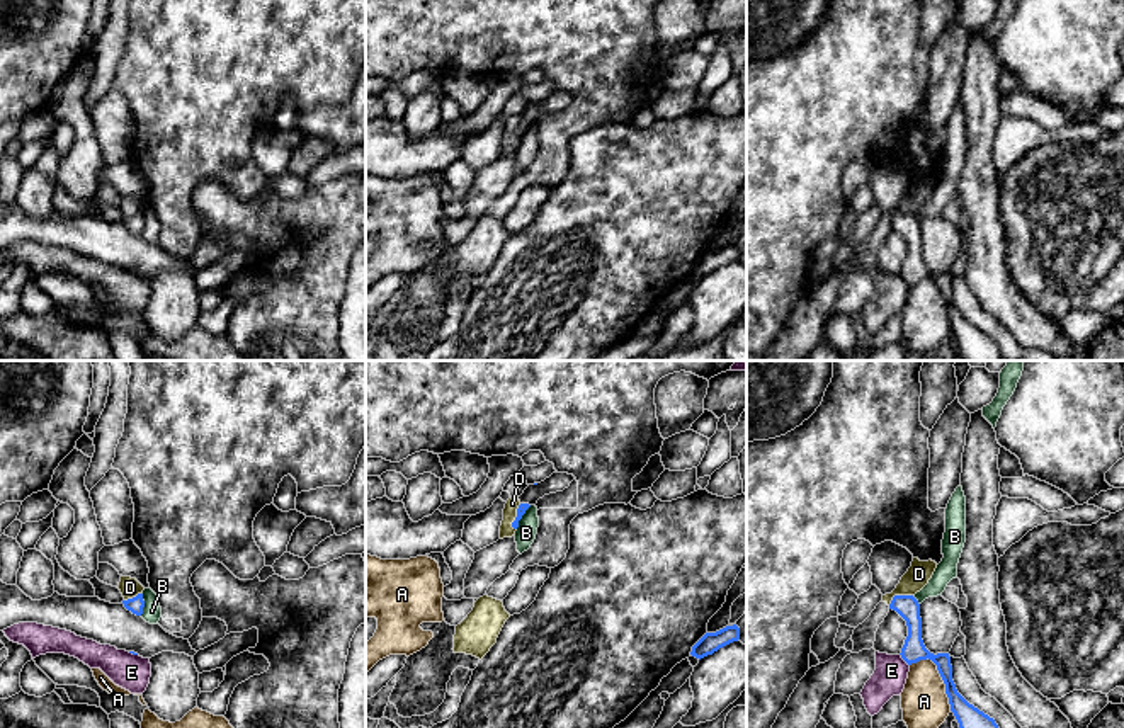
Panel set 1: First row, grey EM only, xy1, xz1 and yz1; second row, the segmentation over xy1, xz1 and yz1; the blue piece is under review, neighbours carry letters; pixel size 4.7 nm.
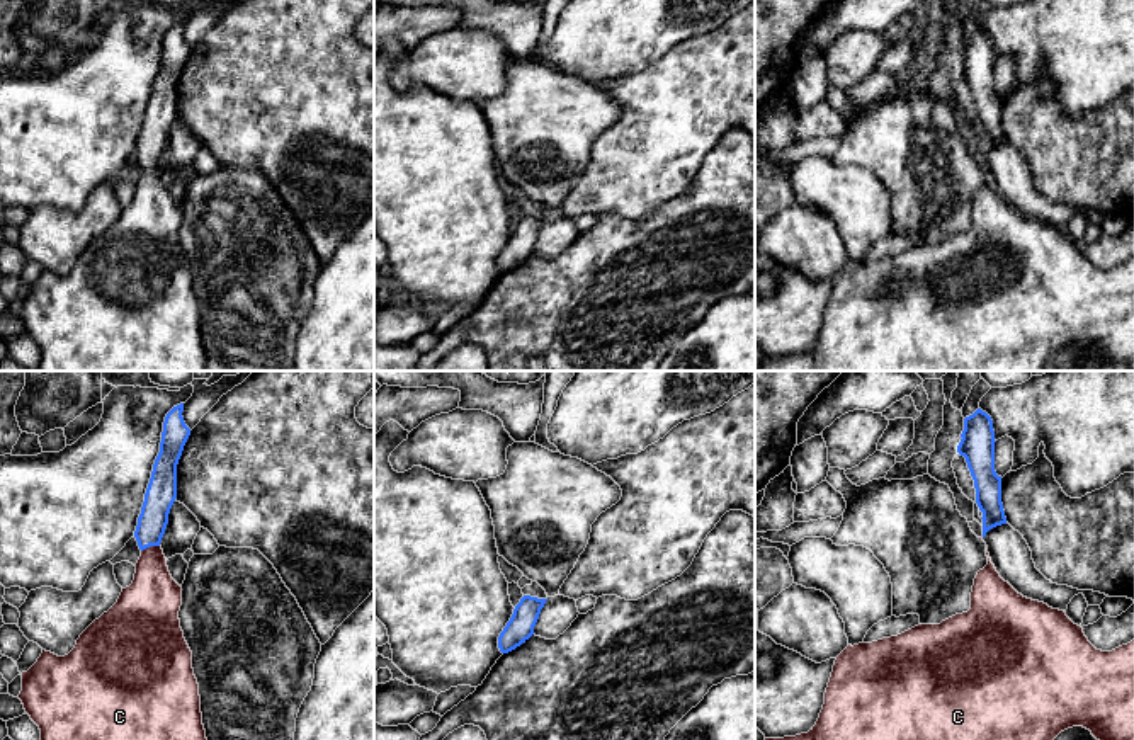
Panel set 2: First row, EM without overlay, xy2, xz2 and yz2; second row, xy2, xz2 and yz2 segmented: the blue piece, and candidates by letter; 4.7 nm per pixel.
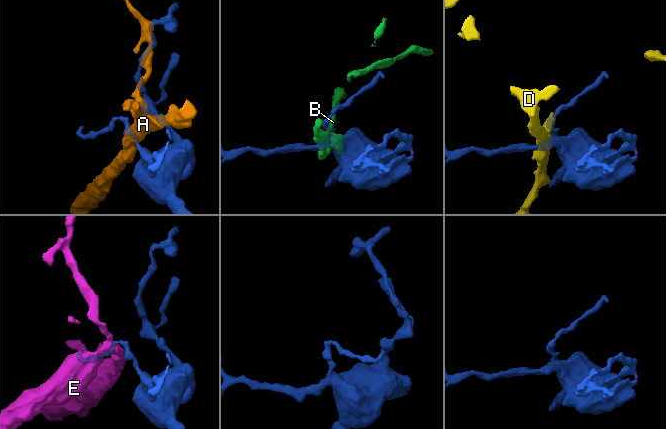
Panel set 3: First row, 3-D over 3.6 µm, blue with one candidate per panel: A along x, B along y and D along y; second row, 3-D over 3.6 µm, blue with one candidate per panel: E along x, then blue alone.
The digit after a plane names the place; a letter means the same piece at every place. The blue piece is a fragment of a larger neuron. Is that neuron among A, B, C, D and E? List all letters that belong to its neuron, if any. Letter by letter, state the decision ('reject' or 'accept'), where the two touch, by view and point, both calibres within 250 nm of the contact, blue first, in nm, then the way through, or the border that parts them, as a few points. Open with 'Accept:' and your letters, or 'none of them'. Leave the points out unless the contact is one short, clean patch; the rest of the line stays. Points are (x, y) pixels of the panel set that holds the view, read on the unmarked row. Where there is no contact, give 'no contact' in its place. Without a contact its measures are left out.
Accept: C
A: reject; meets blue in yz1 at (941, 295); 120 nm thick on the blue side, 220 nm on the other; border along yz1 (912, 281), (929, 278), (936, 284), (951, 329)
B: reject; meets blue in xz1 at (521, 136); 50 nm thick on the blue side, 100 nm on the other; border along xz1 (531, 125), (516, 147)
C: accept; meets blue in xy2 at (150, 164); 140 nm thick on the blue side, 260 nm on the other; runs through xy2 (160, 113), (150, 147), (150, 164), (153, 216)
D: reject; meets blue in xz1 at (516, 136); 50 nm thick on the blue side, 70 nm on the other; border along xz1 (521, 123), (512, 142), (514, 148)
E: reject; meets blue in yz1 at (903, 278); 120 nm thick on the blue side, 160 nm on the other; border along yz1 (900, 272), (908, 284)

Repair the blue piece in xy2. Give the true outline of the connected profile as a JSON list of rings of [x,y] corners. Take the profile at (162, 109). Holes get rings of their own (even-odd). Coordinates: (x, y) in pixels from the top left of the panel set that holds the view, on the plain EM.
[[[184,22],[173,26],[163,41],[160,71],[134,150],[141,175],[134,184],[133,202],[122,208],[117,221],[80,253],[68,274],[58,276],[43,269],[37,281],[20,293],[19,318],[41,349],[37,371],[206,371],[207,357],[202,344],[199,303],[192,287],[192,270],[179,238],[182,206],[172,197],[160,165],[170,128],[177,117],[177,83],[190,54],[182,31]]]

